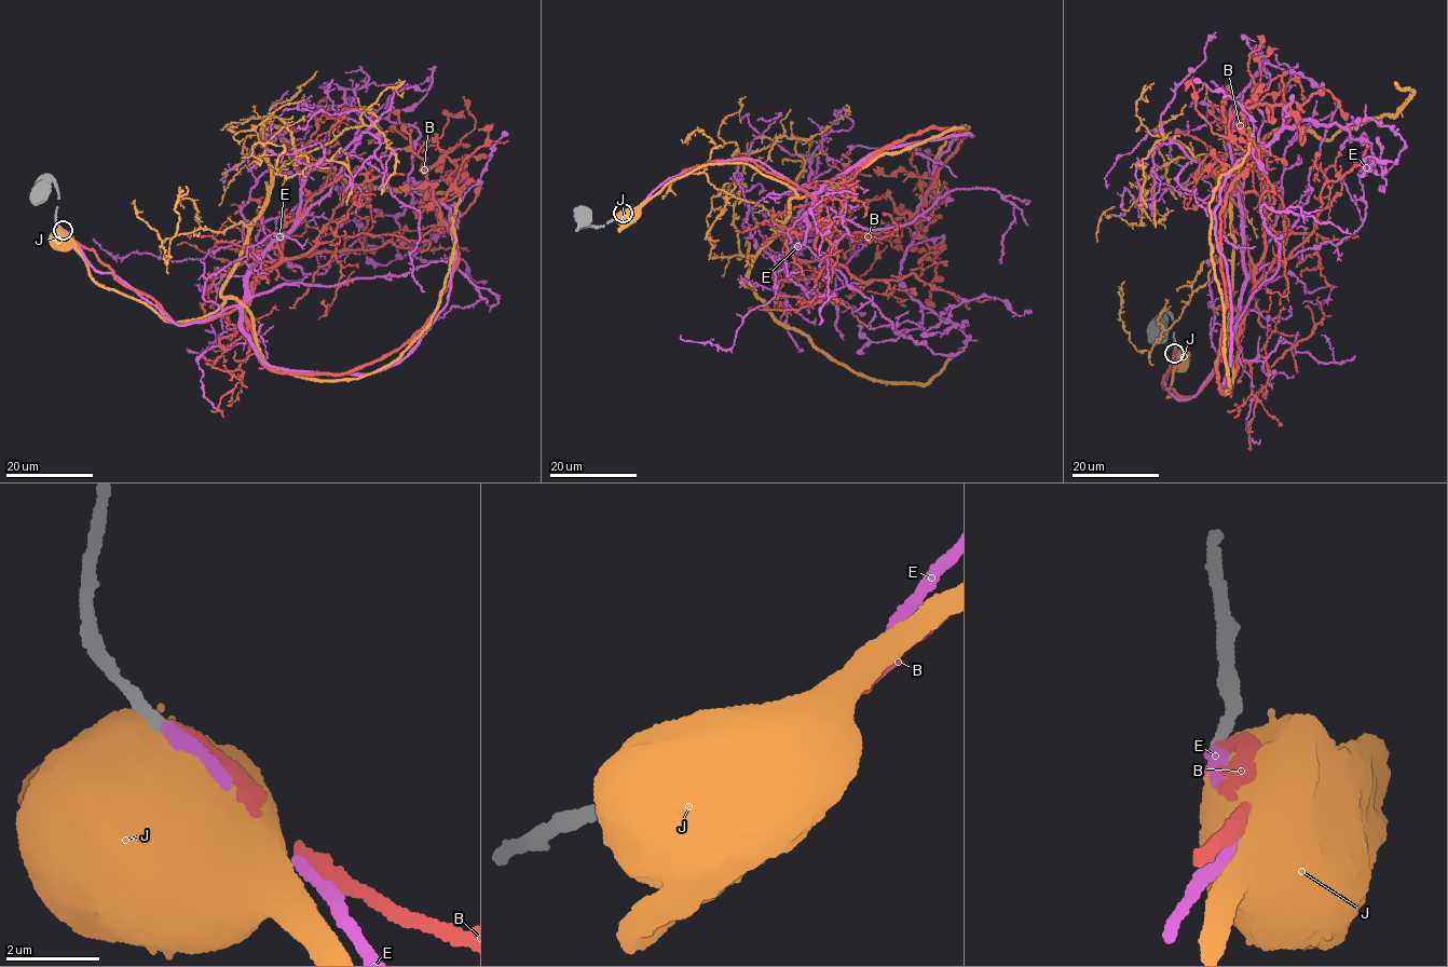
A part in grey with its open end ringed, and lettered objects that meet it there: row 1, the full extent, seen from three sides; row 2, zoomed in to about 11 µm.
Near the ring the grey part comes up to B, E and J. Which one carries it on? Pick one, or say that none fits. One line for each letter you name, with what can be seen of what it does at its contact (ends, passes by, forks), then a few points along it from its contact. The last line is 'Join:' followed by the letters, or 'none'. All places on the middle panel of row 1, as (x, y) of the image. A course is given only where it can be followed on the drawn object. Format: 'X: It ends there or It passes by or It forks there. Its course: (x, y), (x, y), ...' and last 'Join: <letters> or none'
E: It ends there. Its course: (623, 213), (735, 159), (809, 193), (972, 135), (900, 270), (968, 341), (879, 325)
Join: E

